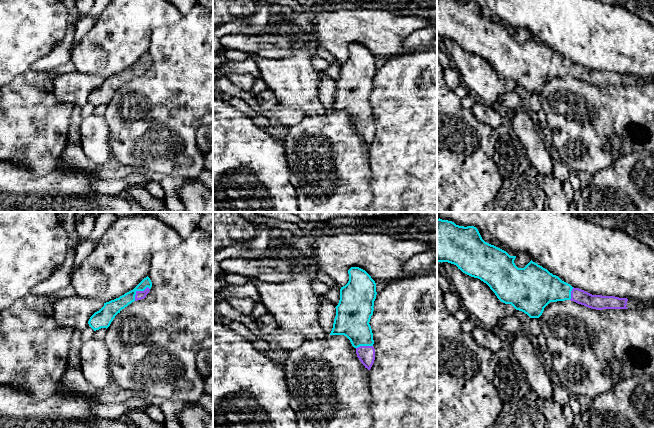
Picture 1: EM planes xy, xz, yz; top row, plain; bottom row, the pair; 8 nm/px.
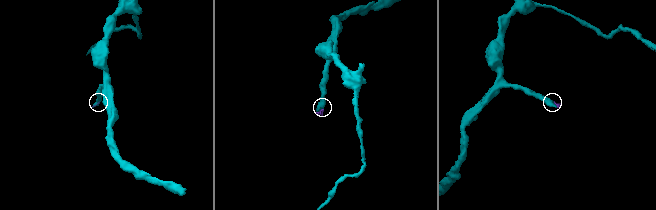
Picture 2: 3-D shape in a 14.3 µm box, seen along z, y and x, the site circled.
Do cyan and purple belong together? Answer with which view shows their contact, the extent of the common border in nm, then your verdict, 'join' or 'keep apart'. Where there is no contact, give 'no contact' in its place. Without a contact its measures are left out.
contact in xy; length 160 nm; join

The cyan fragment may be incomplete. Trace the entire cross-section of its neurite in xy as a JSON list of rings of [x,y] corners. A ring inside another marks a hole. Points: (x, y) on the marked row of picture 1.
[[[147,276],[133,290],[124,295],[104,303],[104,306],[95,312],[89,319],[88,324],[94,330],[108,328],[122,309],[127,307],[134,301],[144,299],[152,287],[152,282]]]

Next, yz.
[[[437,219],[437,262],[454,264],[463,273],[480,279],[490,287],[501,302],[511,304],[530,318],[539,318],[550,302],[565,300],[596,310],[638,310],[644,306],[636,299],[592,295],[574,288],[532,260],[524,268],[518,268],[514,263],[515,258],[516,256],[510,256],[506,251],[485,242],[476,227],[459,226],[452,221]]]

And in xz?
[[[359,267],[348,270],[349,281],[340,289],[340,300],[330,335],[346,336],[368,370],[375,360],[373,333],[369,324],[374,311],[376,283]]]

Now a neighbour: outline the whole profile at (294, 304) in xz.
[[[277,239],[275,240],[278,244],[268,247],[263,257],[285,259],[292,267],[292,278],[281,283],[269,283],[249,278],[249,281],[252,281],[259,291],[260,302],[273,314],[280,328],[300,334],[305,341],[327,338],[328,334],[323,331],[318,323],[317,310],[322,297],[313,290],[311,269],[303,266]]]

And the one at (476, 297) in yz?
[[[442,264],[452,289],[459,296],[461,308],[477,317],[485,329],[501,328],[499,321],[515,314],[516,309],[501,302],[486,283],[463,273],[454,264]]]

